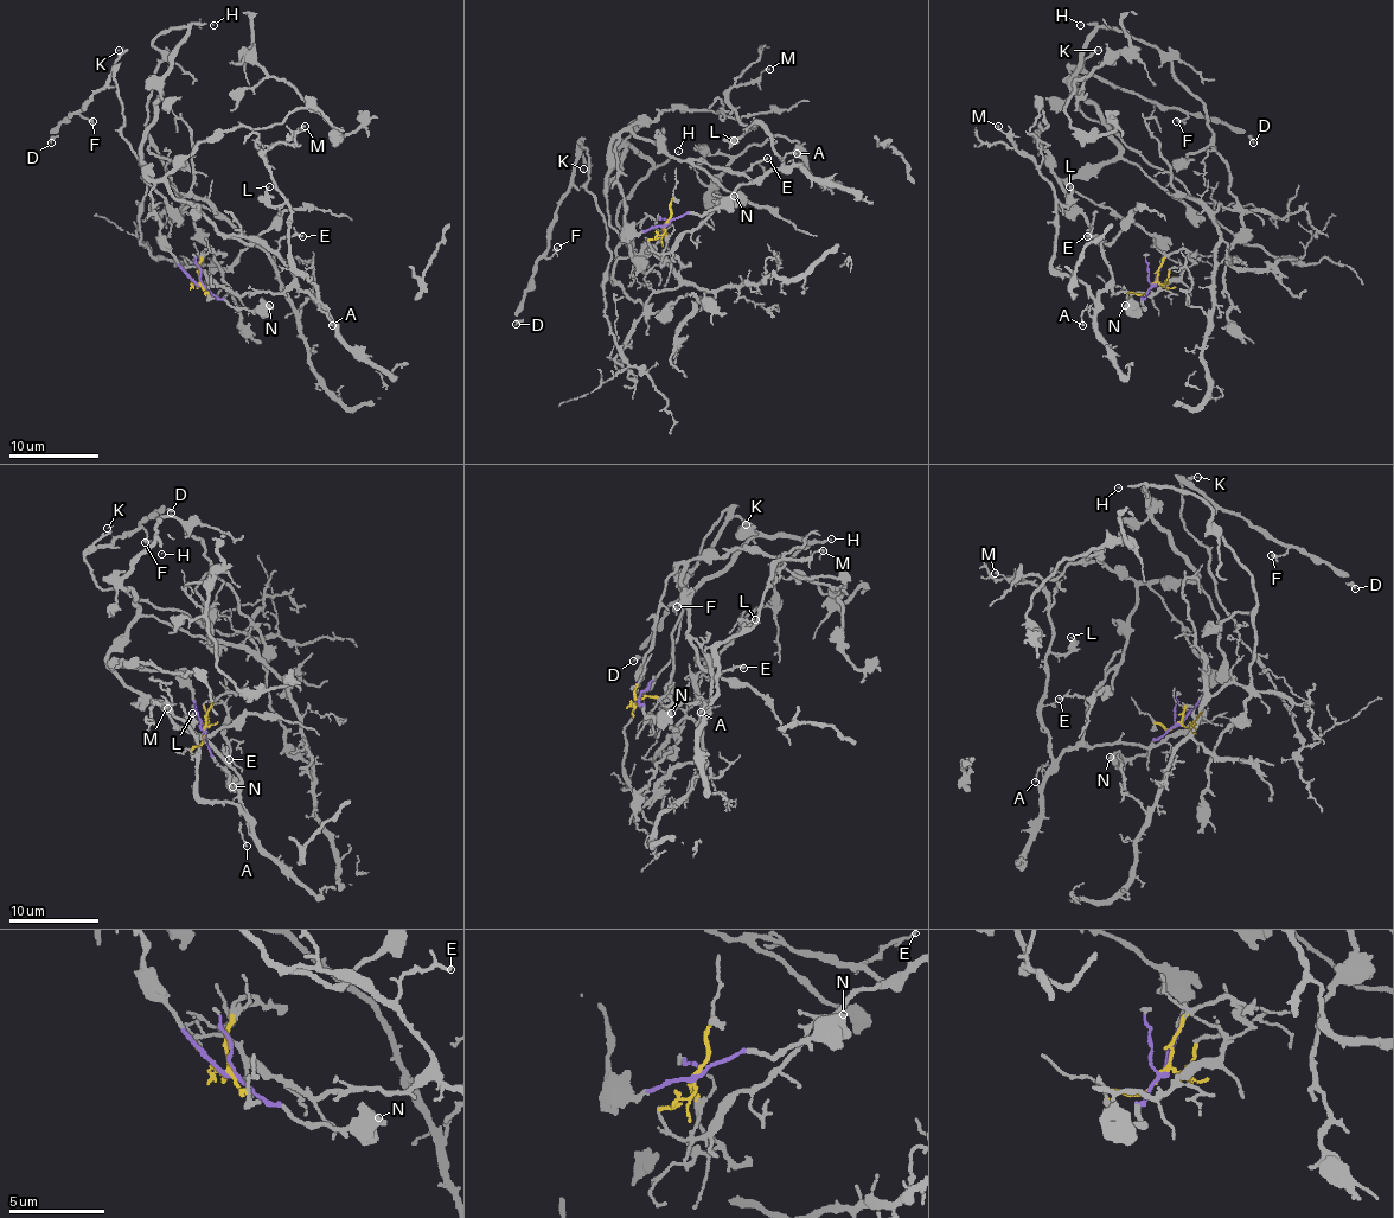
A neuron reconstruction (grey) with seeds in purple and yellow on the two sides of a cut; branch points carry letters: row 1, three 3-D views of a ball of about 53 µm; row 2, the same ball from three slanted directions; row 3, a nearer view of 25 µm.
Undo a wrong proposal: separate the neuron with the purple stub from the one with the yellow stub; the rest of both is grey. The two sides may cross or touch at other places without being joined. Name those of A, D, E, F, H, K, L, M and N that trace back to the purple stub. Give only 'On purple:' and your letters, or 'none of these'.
On purple: D, F, H, K, N

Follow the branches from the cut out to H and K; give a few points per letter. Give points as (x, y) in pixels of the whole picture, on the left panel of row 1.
H: (200, 285), (183, 269), (160, 235), (142, 141), (162, 75), (170, 68), (170, 55), (190, 27), (213, 25)
K: (200, 285), (160, 235), (151, 182), (122, 134), (115, 61), (125, 50), (117, 50)

